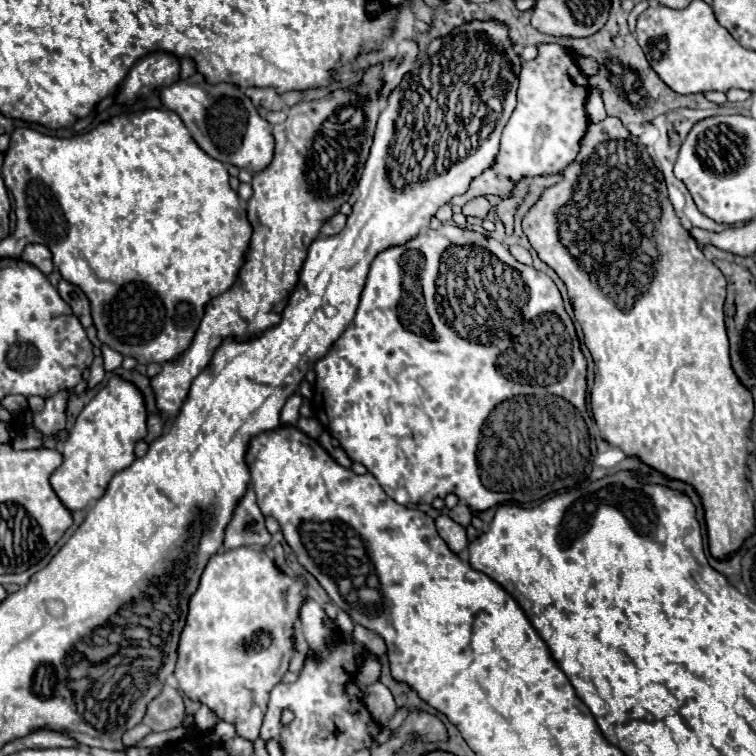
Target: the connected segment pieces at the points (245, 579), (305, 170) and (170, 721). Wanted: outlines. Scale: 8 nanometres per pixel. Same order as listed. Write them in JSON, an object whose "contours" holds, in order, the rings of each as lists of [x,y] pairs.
{"contours":[[[[244,546],[232,552],[214,554],[200,576],[200,584],[192,594],[192,600],[188,602],[186,626],[184,632],[180,632],[178,662],[174,670],[174,678],[178,680],[180,690],[190,700],[200,700],[202,704],[210,706],[222,720],[234,724],[238,736],[254,742],[260,736],[270,690],[288,670],[288,662],[294,652],[292,626],[298,620],[302,602],[304,584],[278,572],[274,560],[268,558],[264,550],[252,550]]],[[[370,62],[362,70],[362,76],[358,82],[344,86],[344,88],[336,88],[320,100],[294,104],[286,112],[286,120],[282,124],[272,126],[272,136],[276,140],[274,158],[264,170],[254,172],[254,178],[252,178],[254,194],[248,200],[248,208],[246,208],[248,222],[252,224],[252,238],[248,244],[246,262],[242,264],[234,286],[228,288],[226,292],[214,296],[206,304],[206,312],[200,320],[200,326],[198,326],[188,350],[182,352],[176,360],[164,362],[162,372],[152,378],[156,402],[158,402],[158,408],[164,418],[168,418],[170,414],[176,414],[180,410],[184,398],[188,396],[192,380],[208,366],[214,350],[220,346],[220,342],[226,336],[236,336],[240,340],[250,338],[280,322],[280,312],[284,310],[288,296],[298,282],[298,272],[306,258],[306,248],[310,246],[310,242],[314,238],[320,236],[322,222],[332,218],[338,212],[338,206],[348,200],[350,190],[354,190],[360,180],[364,162],[366,162],[370,146],[372,146],[374,126],[376,126],[376,120],[384,106],[382,86],[384,86],[382,62]]],[[[164,686],[162,692],[148,704],[142,722],[124,734],[124,744],[134,746],[150,732],[162,732],[180,726],[180,718],[184,718],[184,702],[176,688]]]]}

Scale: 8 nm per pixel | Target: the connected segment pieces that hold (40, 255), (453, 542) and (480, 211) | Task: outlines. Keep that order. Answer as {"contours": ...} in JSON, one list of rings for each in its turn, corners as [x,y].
{"contours":[[[[28,244],[22,252],[22,260],[34,264],[44,274],[50,274],[54,268],[52,266],[52,252],[44,244]]],[[[440,514],[436,518],[436,530],[438,534],[444,538],[444,542],[450,546],[452,552],[462,552],[468,546],[468,538],[466,538],[466,528],[456,524],[450,516]]],[[[478,196],[478,198],[472,198],[470,202],[466,202],[462,206],[462,212],[466,216],[478,216],[478,218],[486,218],[486,214],[490,212],[490,202],[484,198],[484,196]]]]}

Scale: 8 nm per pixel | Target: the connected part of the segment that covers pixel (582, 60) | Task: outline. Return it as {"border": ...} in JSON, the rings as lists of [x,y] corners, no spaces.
{"border":[[[570,50],[570,52],[574,54],[574,62],[576,62],[576,66],[582,70],[582,74],[584,74],[586,78],[596,76],[598,68],[596,68],[596,60],[592,60],[592,56],[584,56],[584,54],[578,54],[578,52],[574,52],[574,50]]]}

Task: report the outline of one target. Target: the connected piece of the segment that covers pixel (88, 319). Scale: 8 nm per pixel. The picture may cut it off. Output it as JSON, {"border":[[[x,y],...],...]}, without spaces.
{"border":[[[60,280],[58,292],[70,304],[72,312],[78,316],[82,326],[90,328],[92,326],[92,316],[90,316],[90,304],[88,304],[88,298],[84,296],[84,292],[78,286],[74,286],[74,284],[66,282],[66,280]]]}

